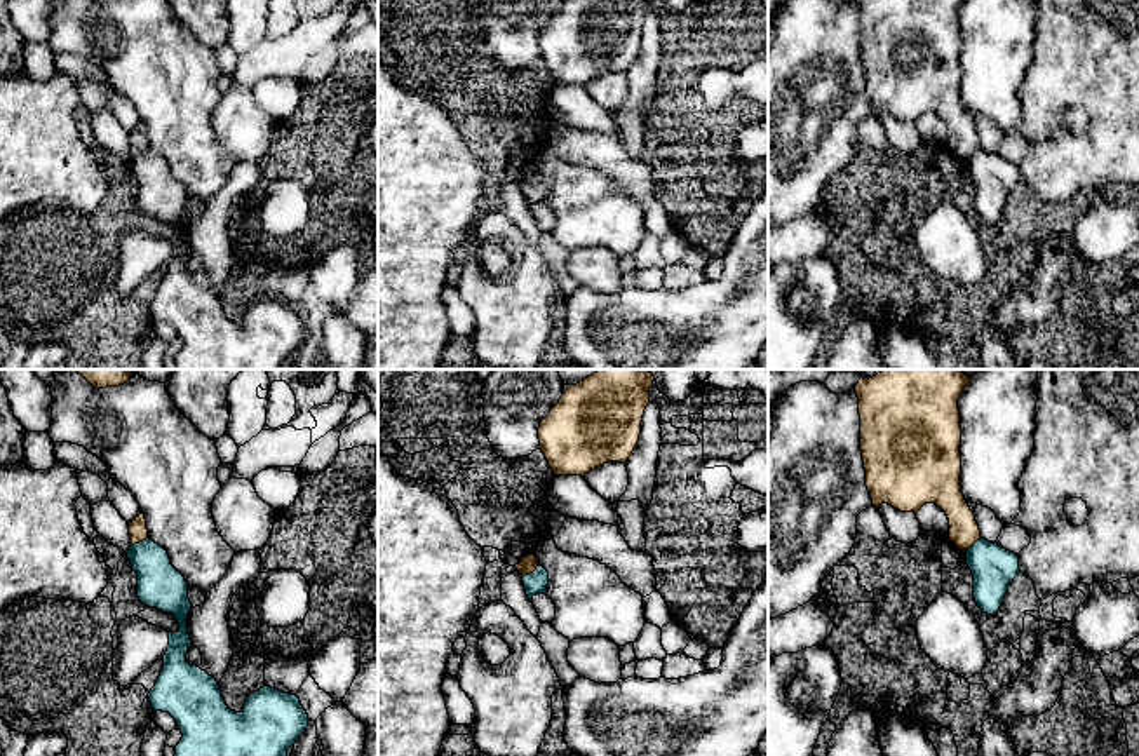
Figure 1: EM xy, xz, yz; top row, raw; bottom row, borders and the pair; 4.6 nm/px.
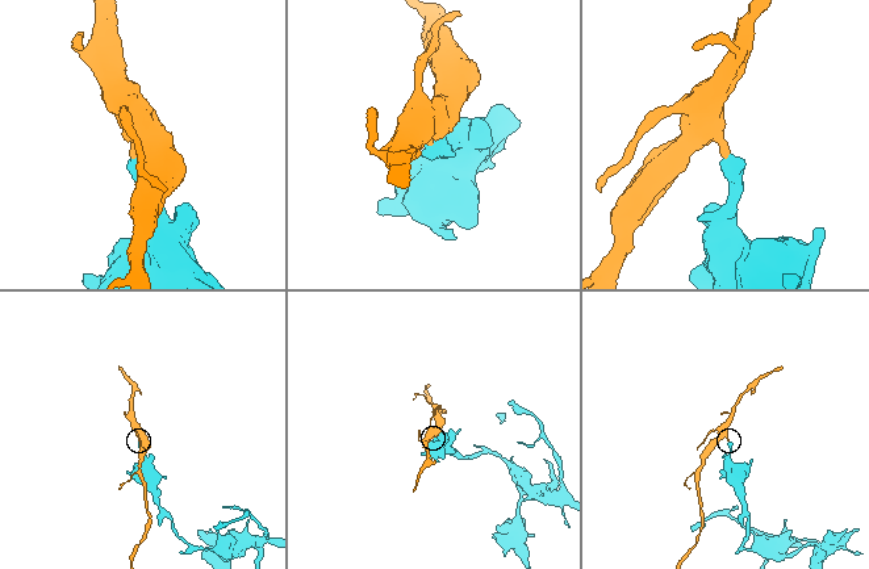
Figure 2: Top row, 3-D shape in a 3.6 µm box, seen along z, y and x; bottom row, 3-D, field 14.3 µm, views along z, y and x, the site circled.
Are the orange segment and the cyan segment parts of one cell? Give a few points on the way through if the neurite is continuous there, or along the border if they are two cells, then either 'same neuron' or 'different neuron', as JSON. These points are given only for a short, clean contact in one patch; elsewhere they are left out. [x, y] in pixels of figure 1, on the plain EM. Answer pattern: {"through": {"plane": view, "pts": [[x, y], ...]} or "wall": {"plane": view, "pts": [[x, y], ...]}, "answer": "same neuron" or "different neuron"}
{"wall": {"plane": "xz", "pts": [[539, 175], [523, 187]]}, "answer": "different neuron"}

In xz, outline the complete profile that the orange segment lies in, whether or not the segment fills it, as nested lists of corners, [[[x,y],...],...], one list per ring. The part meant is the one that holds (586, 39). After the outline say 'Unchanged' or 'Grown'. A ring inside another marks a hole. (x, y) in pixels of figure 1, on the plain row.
[[[564,0],[538,37],[549,77],[583,87],[603,73],[625,73],[648,14],[650,0]]]. Unchanged

